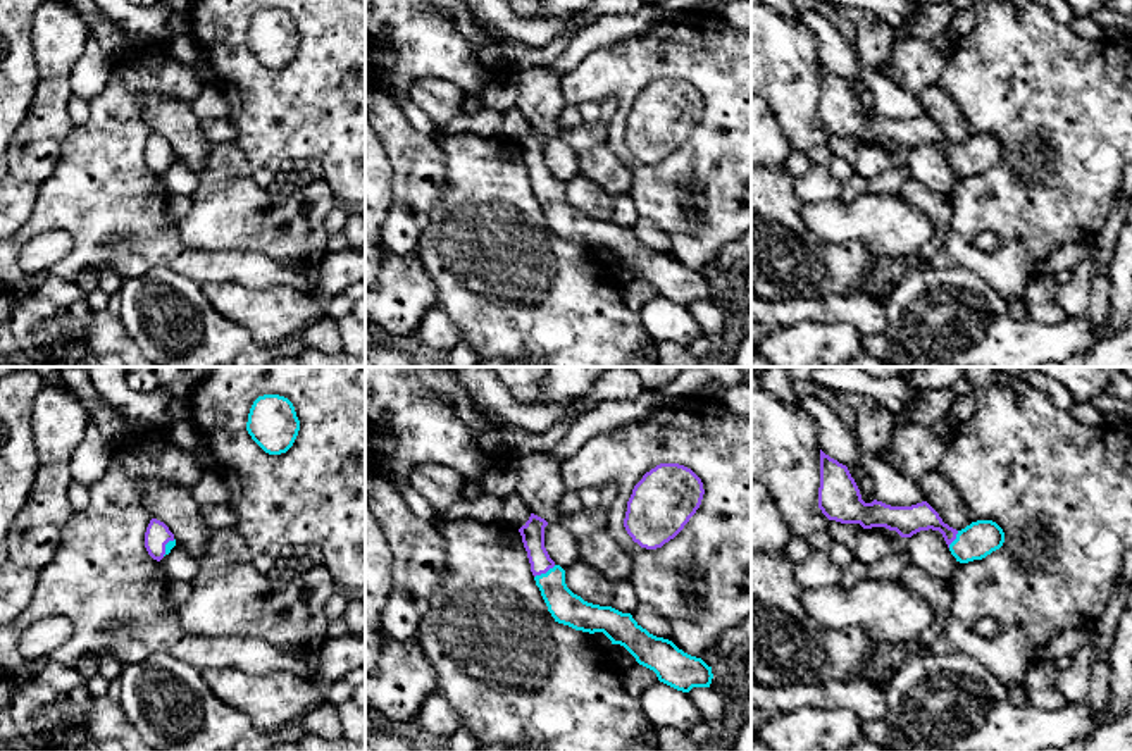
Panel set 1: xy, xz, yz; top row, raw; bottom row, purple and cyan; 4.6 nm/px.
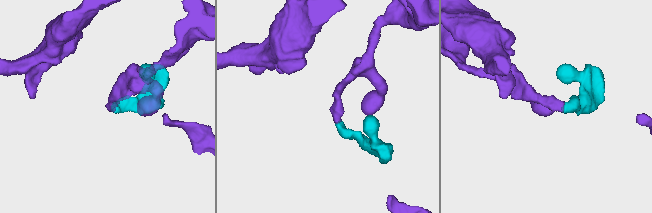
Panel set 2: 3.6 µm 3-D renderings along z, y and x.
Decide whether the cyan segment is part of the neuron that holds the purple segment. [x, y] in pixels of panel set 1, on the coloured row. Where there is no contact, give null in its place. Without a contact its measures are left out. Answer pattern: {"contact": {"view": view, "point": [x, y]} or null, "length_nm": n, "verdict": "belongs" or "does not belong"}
{"contact": {"view": "xz", "point": [545, 572]}, "length_nm": 120, "verdict": "belongs"}

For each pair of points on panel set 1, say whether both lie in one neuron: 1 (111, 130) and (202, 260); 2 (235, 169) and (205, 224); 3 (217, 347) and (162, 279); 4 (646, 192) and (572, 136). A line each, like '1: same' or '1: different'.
1: same
2: same
3: same
4: different

